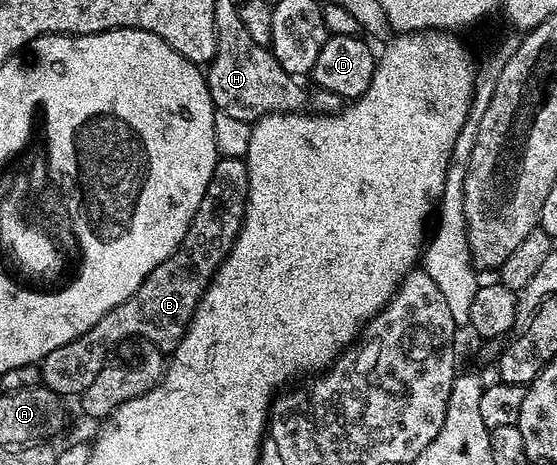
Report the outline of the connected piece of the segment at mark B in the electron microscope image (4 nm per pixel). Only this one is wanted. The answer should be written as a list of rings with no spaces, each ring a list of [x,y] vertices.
[[[220,157],[215,174],[209,180],[207,197],[201,200],[201,208],[197,208],[189,224],[189,232],[175,255],[161,263],[143,281],[141,288],[129,296],[129,300],[110,310],[89,328],[89,332],[61,348],[53,348],[53,352],[49,352],[41,363],[42,385],[60,396],[82,395],[83,390],[93,384],[97,372],[108,365],[115,346],[121,345],[126,338],[148,338],[155,345],[152,347],[163,352],[174,352],[193,320],[197,304],[203,299],[207,286],[226,260],[231,245],[243,227],[250,193],[246,161],[243,158]]]

